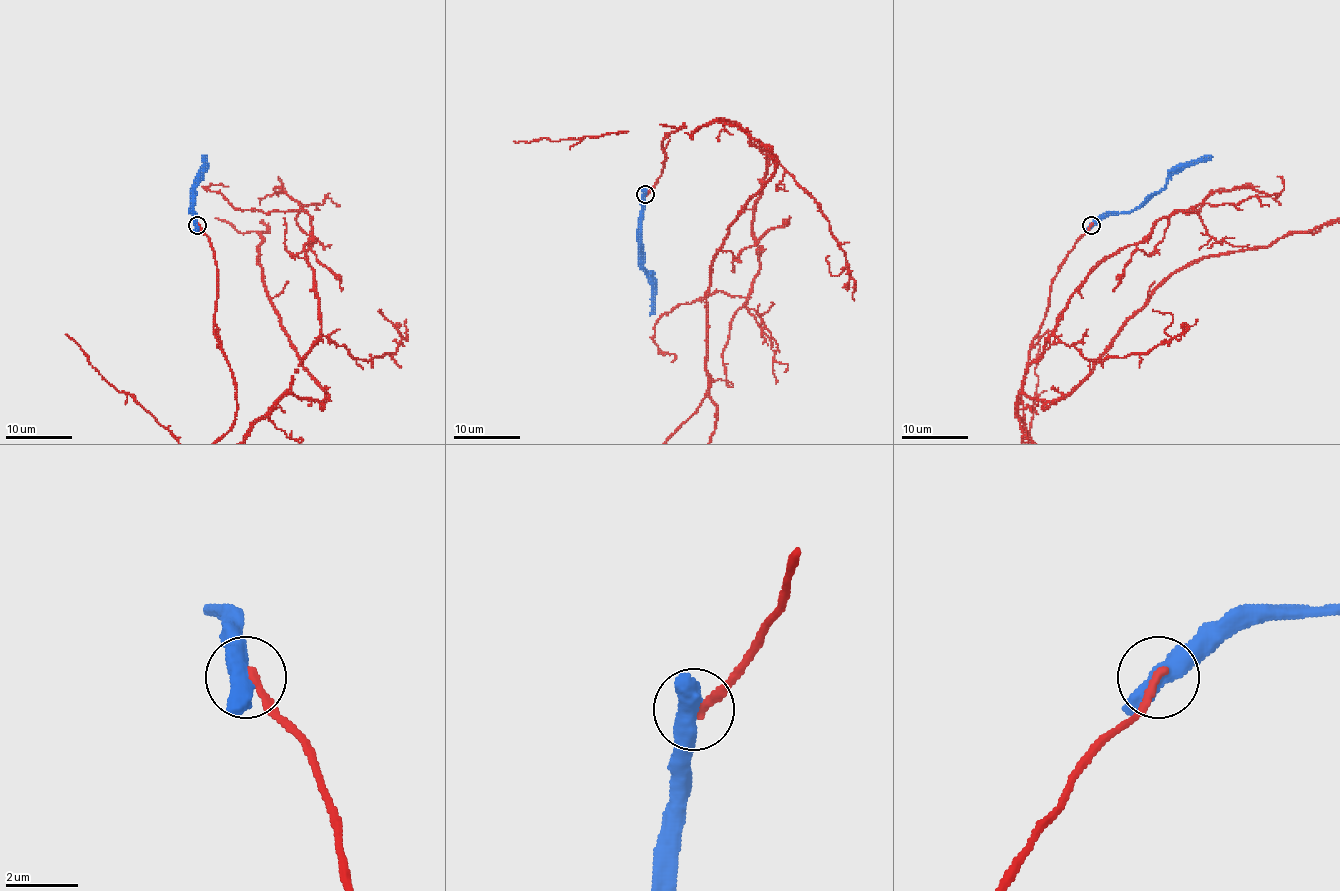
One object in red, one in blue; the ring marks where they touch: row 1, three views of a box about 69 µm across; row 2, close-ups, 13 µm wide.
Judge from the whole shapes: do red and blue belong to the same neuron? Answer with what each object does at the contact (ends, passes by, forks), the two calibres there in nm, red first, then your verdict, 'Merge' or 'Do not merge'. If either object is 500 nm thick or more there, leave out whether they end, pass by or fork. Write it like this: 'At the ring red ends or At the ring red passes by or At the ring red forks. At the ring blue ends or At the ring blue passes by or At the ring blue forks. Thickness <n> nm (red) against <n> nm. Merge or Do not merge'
At the ring red ends. At the ring blue passes by. Thickness 240 nm (red) against 480 nm. Do not merge

